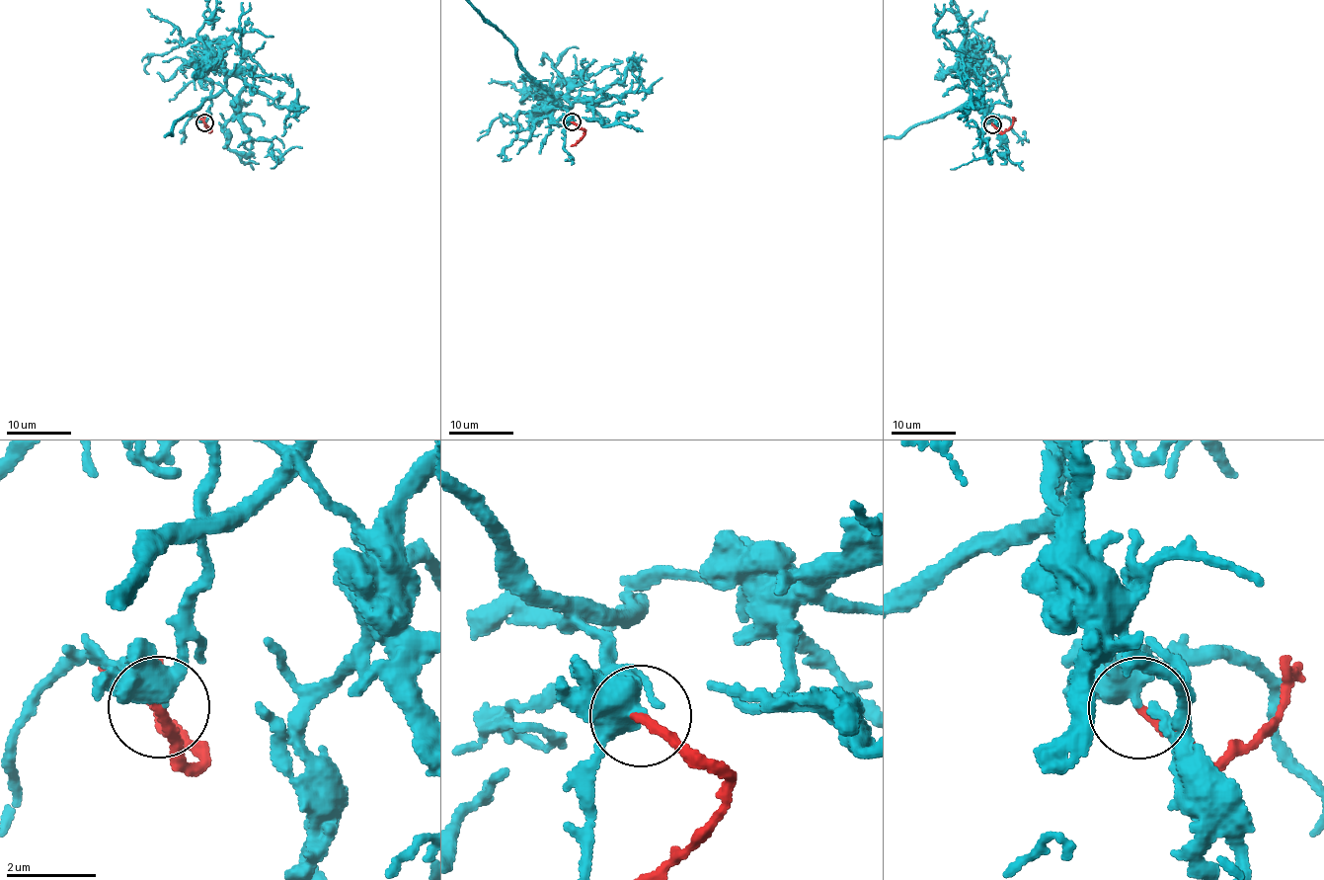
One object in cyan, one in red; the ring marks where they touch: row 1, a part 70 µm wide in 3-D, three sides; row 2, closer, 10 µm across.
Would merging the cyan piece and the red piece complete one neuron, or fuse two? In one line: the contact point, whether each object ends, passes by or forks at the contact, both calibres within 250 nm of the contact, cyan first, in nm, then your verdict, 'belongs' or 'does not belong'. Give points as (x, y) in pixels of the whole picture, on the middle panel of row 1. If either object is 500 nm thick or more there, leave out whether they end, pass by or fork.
place (572, 121); calibres 500 and 220 nm; belongs

